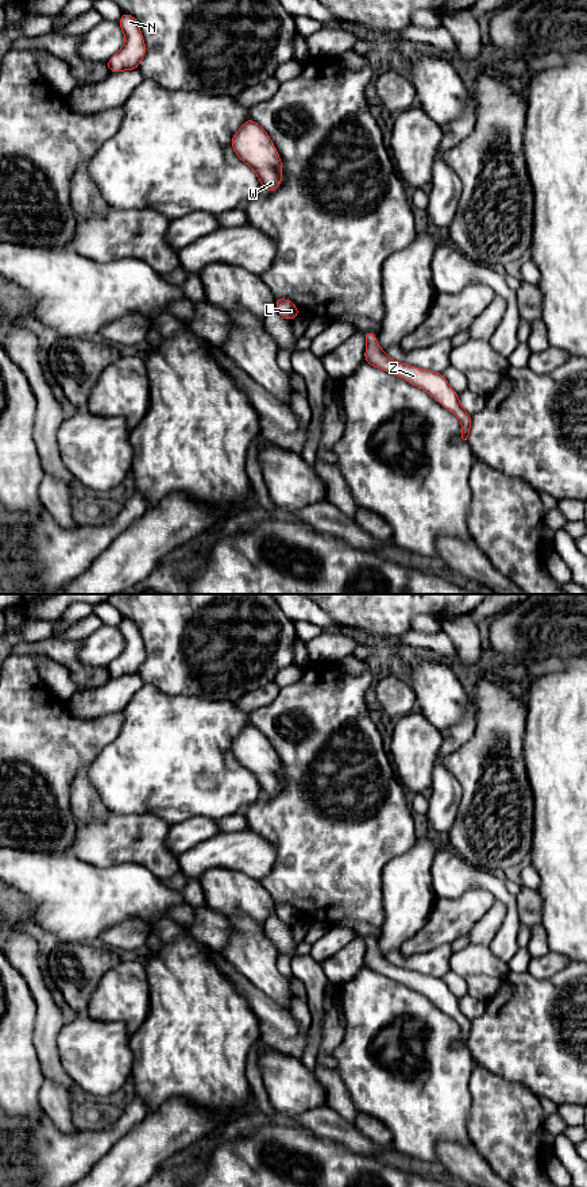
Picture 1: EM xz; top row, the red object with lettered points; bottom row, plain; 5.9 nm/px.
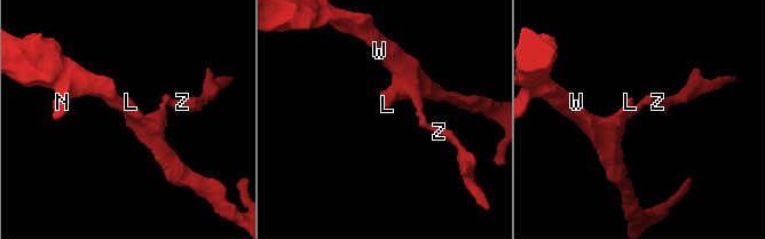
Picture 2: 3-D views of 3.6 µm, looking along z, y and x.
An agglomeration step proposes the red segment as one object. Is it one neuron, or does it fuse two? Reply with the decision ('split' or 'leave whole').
leave whole

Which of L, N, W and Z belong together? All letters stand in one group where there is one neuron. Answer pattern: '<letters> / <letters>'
L N W Z

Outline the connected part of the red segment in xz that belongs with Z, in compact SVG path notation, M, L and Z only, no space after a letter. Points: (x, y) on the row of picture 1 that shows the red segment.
M366 331L363 335L367 340L364 362L406 379L409 384L421 388L430 397L437 400L460 420L462 435L459 436L459 442L468 444L472 415L463 409L459 402L459 394L449 386L443 373L422 370L420 367L397 362L389 358L379 347L376 334Z

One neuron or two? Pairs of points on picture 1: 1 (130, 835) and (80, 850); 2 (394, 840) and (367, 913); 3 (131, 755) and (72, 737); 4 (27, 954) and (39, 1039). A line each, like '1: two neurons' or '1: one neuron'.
1: one neuron
2: one neuron
3: two neurons
4: one neuron

